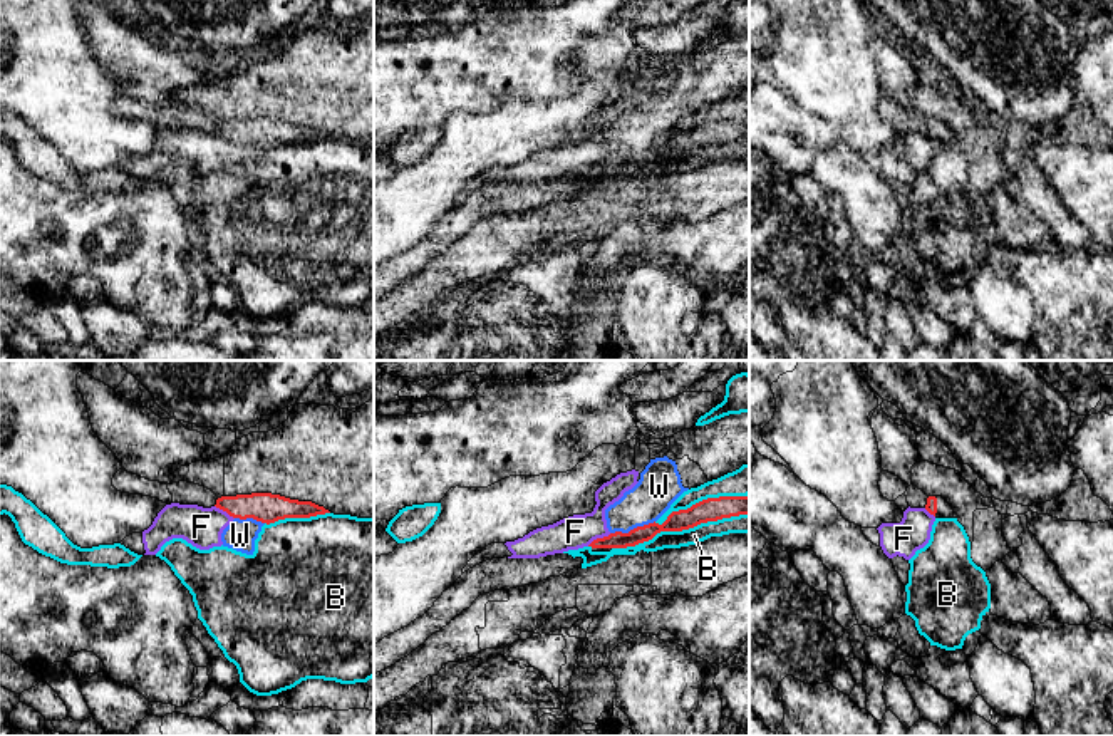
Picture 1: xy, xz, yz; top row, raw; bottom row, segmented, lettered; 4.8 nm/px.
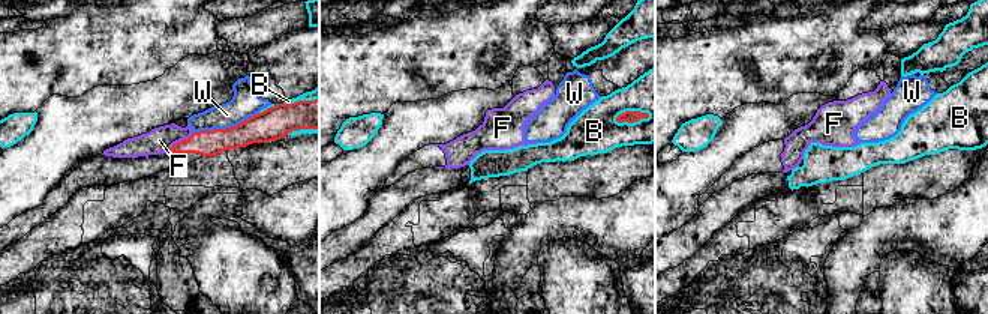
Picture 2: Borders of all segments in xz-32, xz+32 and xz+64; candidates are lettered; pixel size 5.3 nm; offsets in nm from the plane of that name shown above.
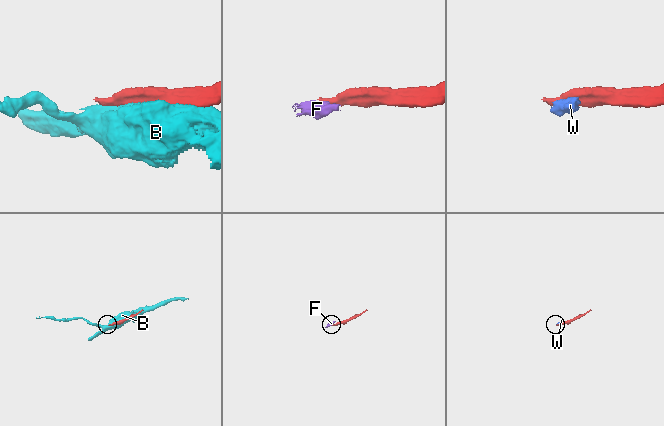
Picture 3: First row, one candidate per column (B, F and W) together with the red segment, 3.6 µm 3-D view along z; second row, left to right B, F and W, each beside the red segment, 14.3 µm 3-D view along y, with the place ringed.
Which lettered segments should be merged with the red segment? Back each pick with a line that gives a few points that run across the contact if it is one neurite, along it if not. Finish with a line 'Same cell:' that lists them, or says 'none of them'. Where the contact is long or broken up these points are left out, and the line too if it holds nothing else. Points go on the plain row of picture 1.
Same cell: none of them

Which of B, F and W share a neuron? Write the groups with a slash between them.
B / F W

